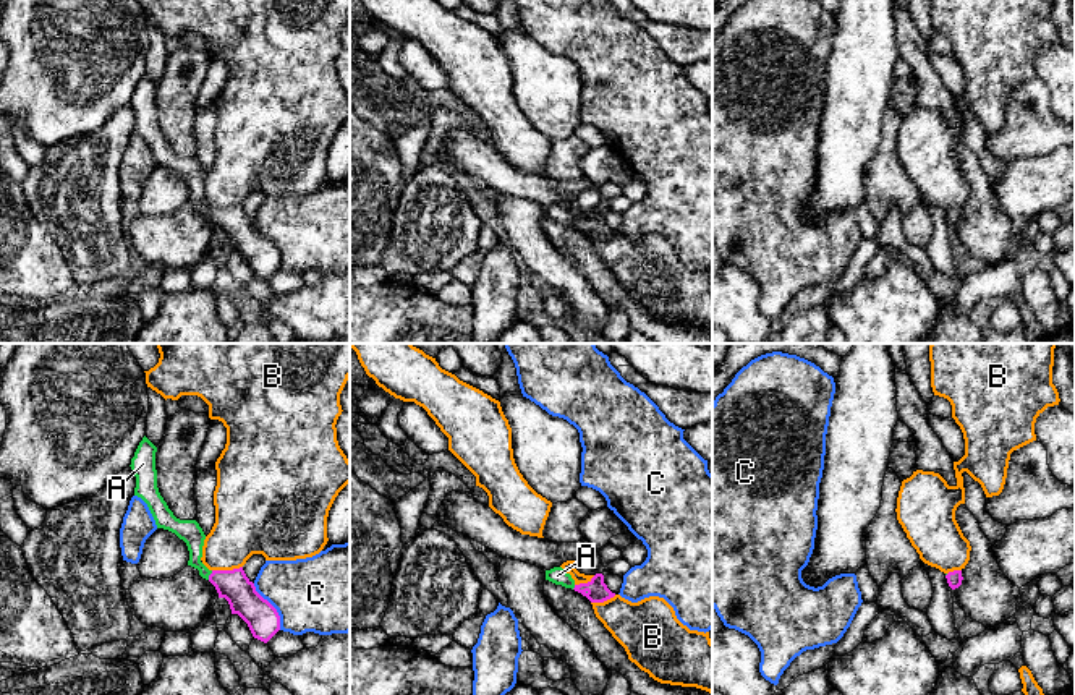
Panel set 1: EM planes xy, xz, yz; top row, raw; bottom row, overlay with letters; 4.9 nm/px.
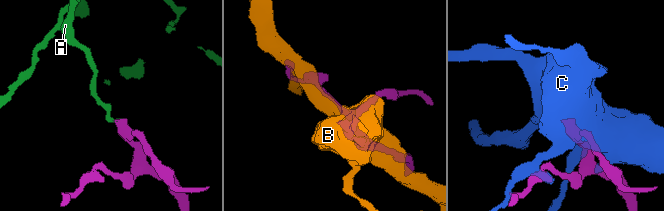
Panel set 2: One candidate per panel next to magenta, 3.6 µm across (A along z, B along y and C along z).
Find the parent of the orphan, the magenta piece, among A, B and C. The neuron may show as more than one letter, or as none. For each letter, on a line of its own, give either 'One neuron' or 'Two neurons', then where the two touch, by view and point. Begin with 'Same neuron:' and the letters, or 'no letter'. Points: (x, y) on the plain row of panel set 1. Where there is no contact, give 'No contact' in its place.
Same neuron: A
A: One neuron. Touches magenta at xy (209, 213)
B: Two neurons. Touches magenta at xy (227, 208)
C: Two neurons. Touches magenta at xy (272, 243)

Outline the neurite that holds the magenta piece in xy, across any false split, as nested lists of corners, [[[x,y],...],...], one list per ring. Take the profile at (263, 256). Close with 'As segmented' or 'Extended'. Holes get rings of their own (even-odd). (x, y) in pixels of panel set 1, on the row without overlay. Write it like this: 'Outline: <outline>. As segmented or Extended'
Outline: [[[144,73],[130,102],[136,113],[134,133],[147,141],[157,165],[168,167],[186,180],[188,203],[198,206],[199,212],[215,224],[219,235],[228,238],[232,251],[238,251],[248,261],[254,275],[267,280],[280,267],[277,246],[256,228],[243,204],[209,207],[201,199],[206,172],[196,157],[176,156],[160,133],[155,89],[157,84]]]. Extended

